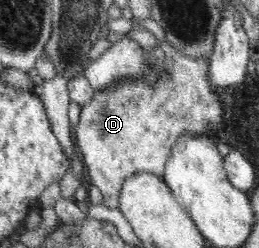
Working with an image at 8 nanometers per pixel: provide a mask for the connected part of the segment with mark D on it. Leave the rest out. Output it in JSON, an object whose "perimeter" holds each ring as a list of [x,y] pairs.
{"perimeter":[[[165,37],[156,38],[151,48],[147,46],[141,46],[138,44],[138,52],[140,52],[141,60],[141,73],[139,74],[121,74],[118,77],[102,87],[95,87],[91,96],[87,102],[80,105],[79,118],[77,118],[77,124],[72,126],[73,128],[73,140],[79,146],[83,162],[87,167],[87,174],[89,184],[93,184],[99,188],[102,192],[102,205],[109,210],[115,210],[118,208],[118,194],[121,185],[125,178],[130,174],[137,171],[143,171],[159,175],[160,177],[164,174],[165,165],[169,155],[172,153],[172,148],[175,147],[182,139],[195,139],[196,137],[203,137],[207,132],[215,132],[223,126],[225,122],[225,106],[223,106],[223,98],[221,98],[221,88],[215,81],[211,74],[210,56],[211,54],[199,53],[198,55],[188,55],[174,47]]]}

